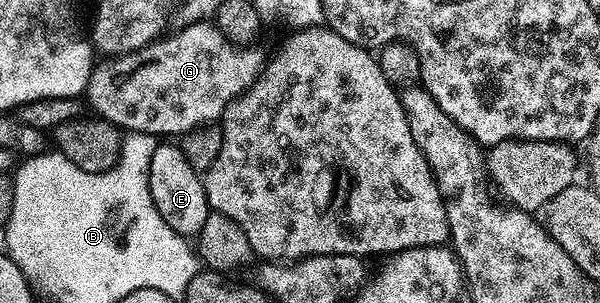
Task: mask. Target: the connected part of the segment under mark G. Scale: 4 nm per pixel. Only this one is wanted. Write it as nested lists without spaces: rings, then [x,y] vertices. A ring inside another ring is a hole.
[[[213,21],[183,27],[175,38],[164,36],[143,50],[103,57],[86,85],[84,98],[91,111],[123,131],[155,136],[181,136],[197,126],[217,123],[226,105],[257,80],[264,54],[262,58],[258,48],[234,46]]]

